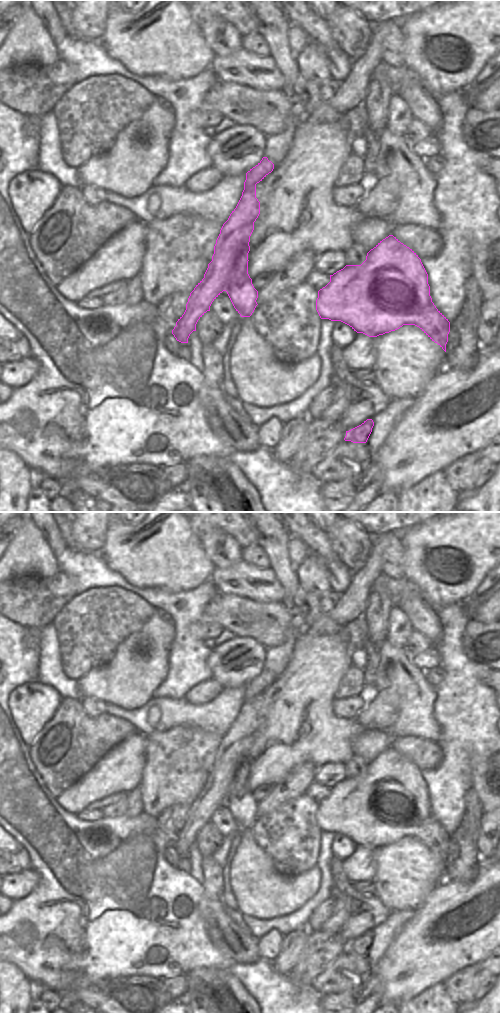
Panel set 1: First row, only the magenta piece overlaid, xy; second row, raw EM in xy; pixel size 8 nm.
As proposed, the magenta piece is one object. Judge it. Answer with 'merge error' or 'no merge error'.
merge error

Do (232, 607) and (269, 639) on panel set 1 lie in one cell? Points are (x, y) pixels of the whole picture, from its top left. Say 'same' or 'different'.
same

